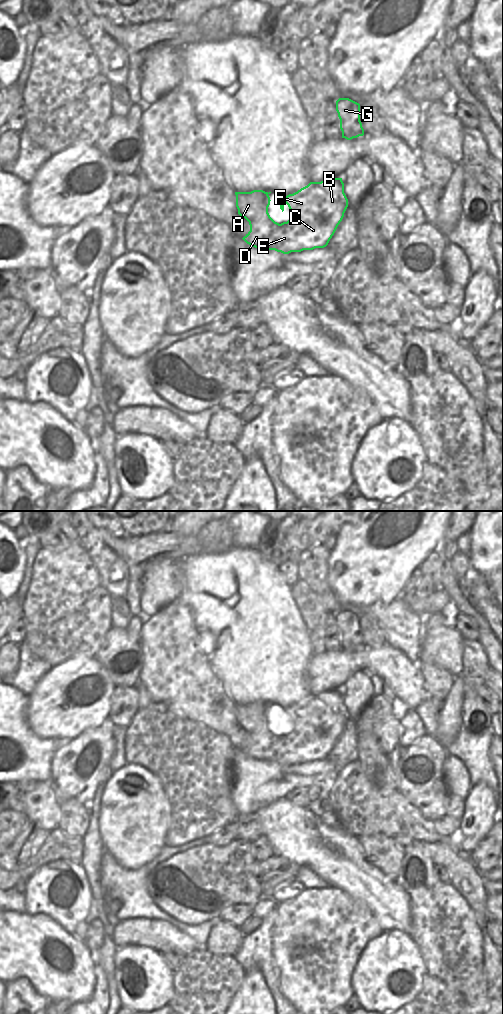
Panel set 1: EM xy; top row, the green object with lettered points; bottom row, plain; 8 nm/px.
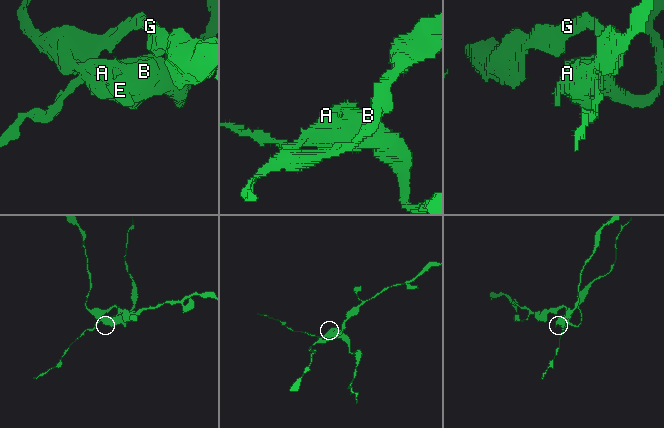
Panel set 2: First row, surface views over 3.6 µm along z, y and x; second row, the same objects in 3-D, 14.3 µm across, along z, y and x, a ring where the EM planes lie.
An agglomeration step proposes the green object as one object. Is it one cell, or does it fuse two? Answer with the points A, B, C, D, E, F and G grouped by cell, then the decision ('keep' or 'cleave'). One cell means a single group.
A G / B C D E F; cleave

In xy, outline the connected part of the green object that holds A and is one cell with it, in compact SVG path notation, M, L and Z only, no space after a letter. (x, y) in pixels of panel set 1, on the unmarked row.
M253 702L251 704L235 704L238 726L251 734L262 727L264 713L268 704Z

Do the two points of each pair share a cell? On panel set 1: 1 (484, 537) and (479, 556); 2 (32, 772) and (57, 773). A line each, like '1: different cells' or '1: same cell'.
1: same cell
2: different cells

